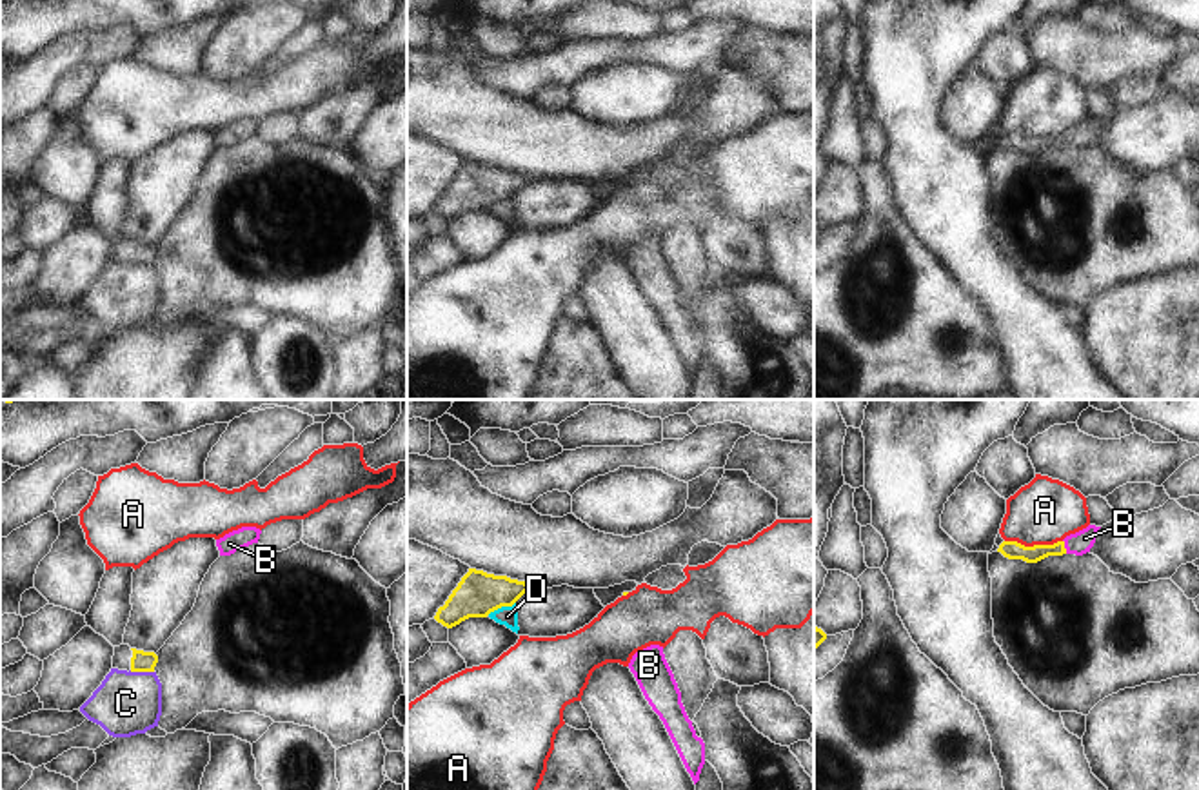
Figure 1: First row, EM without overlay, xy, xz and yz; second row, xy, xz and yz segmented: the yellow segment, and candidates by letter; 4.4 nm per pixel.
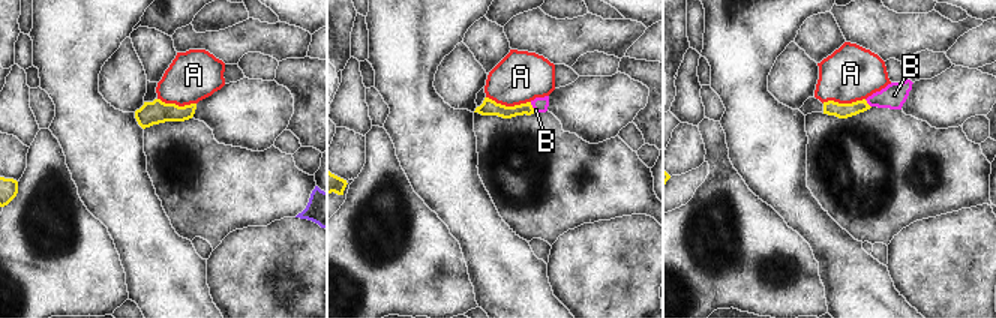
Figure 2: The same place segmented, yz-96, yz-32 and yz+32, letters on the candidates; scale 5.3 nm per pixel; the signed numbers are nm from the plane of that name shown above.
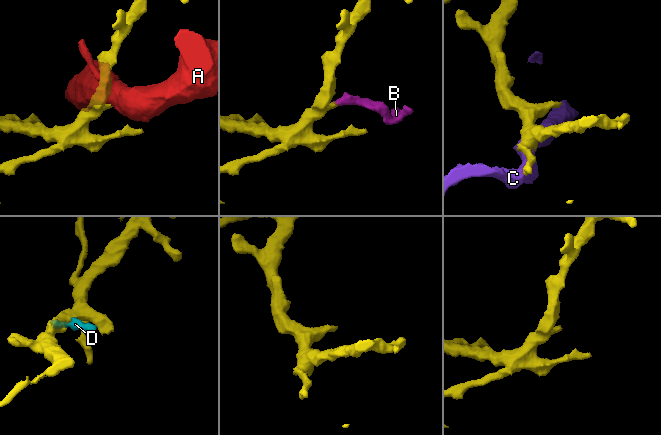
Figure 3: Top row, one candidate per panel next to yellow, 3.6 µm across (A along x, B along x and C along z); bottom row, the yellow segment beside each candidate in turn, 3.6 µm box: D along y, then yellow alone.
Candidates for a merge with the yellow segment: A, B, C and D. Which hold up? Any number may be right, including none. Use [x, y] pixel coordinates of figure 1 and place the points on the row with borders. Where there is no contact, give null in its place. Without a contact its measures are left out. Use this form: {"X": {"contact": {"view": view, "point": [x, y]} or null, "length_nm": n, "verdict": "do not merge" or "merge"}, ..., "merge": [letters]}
{"A": {"contact": {"view": "yz", "point": [1034, 545]}, "length_nm": 260, "verdict": "do not merge"}, "B": {"contact": {"view": "yz", "point": [1063, 547]}, "length_nm": 70, "verdict": "merge"}, "C": {"contact": {"view": "xy", "point": [142, 671]}, "length_nm": 110, "verdict": "do not merge"}, "D": {"contact": {"view": "xz", "point": [500, 607]}, "length_nm": 140, "verdict": "do not merge"}, "merge": ["B"]}

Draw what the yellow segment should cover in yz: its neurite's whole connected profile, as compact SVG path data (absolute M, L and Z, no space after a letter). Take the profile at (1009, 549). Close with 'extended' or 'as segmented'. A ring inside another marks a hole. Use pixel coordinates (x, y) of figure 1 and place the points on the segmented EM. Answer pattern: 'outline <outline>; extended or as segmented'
outline M1088 525L1086 528L1066 536L1063 541L1054 545L1034 545L1025 547L1017 541L1003 541L997 548L1008 559L1023 559L1026 563L1037 563L1048 556L1063 556L1063 554L1075 554L1083 556L1090 552L1095 543L1095 536L1101 527Z; extended

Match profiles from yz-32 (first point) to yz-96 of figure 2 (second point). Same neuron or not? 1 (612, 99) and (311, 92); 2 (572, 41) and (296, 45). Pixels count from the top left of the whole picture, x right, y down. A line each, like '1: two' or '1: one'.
1: two
2: one

